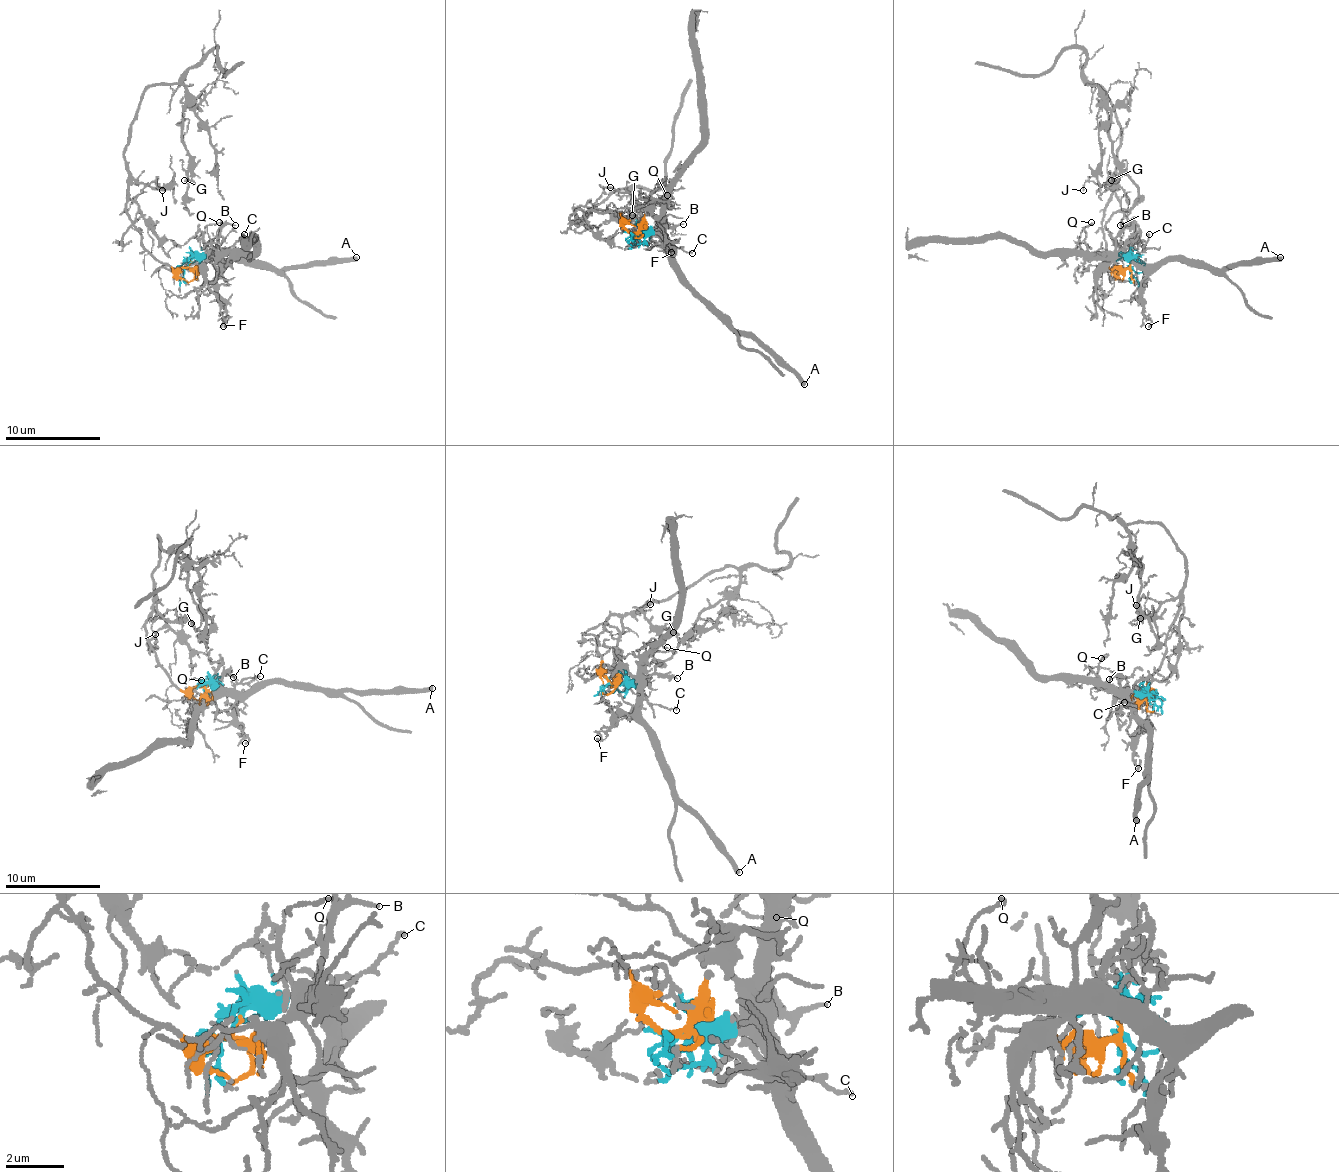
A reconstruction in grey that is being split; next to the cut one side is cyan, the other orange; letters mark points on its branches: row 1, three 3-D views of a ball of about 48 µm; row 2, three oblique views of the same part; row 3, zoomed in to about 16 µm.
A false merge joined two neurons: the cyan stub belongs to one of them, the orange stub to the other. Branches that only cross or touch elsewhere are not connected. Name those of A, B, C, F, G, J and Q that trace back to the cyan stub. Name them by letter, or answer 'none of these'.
A, B, C, F, Q

